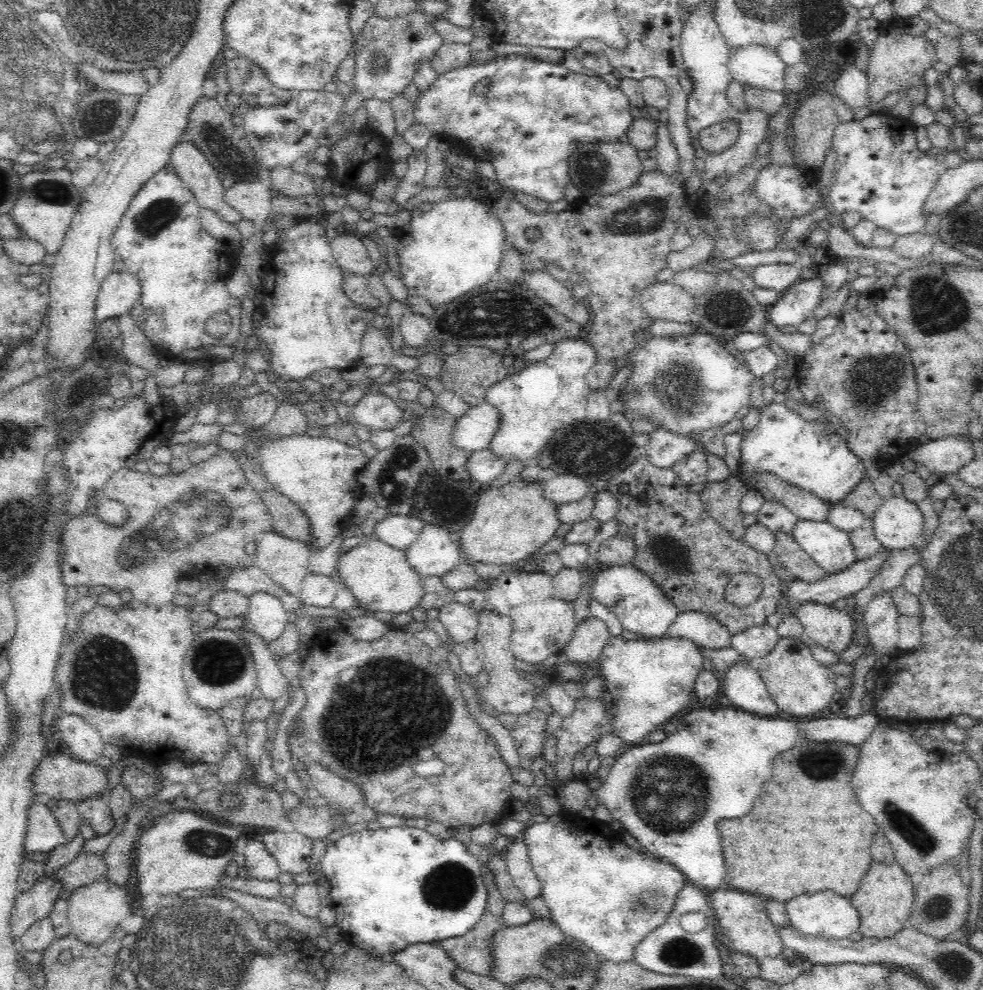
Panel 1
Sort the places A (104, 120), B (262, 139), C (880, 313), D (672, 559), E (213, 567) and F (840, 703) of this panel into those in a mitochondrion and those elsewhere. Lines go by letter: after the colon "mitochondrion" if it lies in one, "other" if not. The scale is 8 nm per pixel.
A: mitochondrion
B: mitochondrion
C: other
D: mitochondrion
E: other
F: other

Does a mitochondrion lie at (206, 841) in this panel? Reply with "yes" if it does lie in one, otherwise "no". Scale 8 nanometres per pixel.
yes

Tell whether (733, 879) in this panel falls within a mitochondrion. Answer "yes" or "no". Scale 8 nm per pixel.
no

